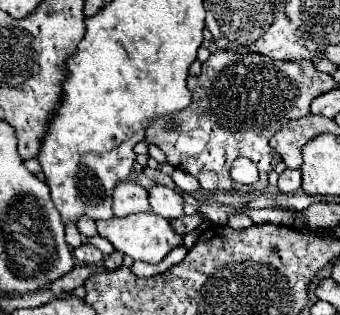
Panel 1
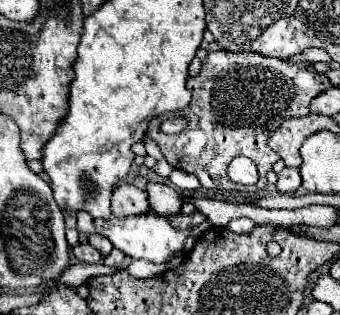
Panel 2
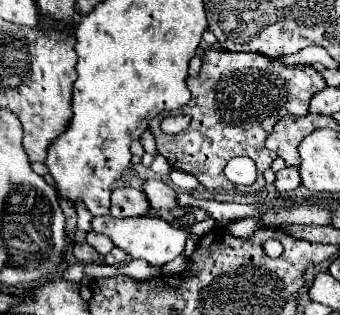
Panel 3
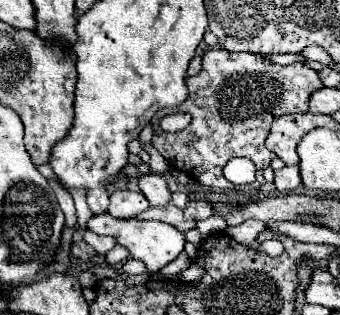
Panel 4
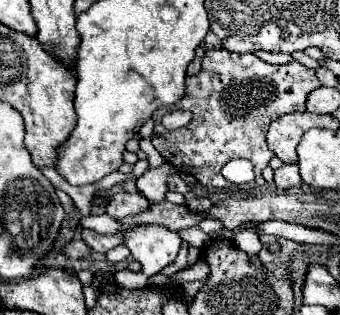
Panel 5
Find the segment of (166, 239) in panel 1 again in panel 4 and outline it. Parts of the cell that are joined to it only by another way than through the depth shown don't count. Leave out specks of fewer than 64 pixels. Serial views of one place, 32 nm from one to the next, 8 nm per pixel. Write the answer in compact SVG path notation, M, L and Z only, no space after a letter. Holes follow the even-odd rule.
M98 214L92 216L86 222L86 228L96 232L96 234L106 234L106 236L114 236L118 240L120 246L128 248L132 258L142 260L146 266L146 274L141 276L128 275L126 273L118 274L117 278L125 281L127 285L137 286L143 285L148 281L148 274L156 274L160 268L164 268L168 262L172 262L184 248L186 240L182 236L182 232L178 232L176 228L168 228L168 224L160 224L160 222L138 222L138 220L118 220L112 218L110 214ZM212 215L205 220L199 221L196 224L196 229L204 235L211 235L224 232L227 229L227 224L222 217Z

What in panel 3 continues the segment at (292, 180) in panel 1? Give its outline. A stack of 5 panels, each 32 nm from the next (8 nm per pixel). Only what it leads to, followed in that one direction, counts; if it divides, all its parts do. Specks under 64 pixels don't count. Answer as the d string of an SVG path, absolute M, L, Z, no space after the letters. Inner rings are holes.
M282 168L282 170L278 170L276 172L276 182L274 182L274 186L278 188L278 192L282 192L282 194L286 194L286 192L292 192L292 190L296 190L298 186L300 186L300 174L298 174L298 168Z

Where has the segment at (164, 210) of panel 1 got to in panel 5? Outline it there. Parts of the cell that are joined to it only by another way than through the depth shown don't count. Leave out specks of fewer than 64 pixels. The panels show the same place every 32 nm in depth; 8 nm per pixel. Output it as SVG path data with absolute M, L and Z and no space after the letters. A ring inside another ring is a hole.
M166 162L158 168L148 168L136 180L136 186L150 202L164 202L164 194L168 192L168 176L172 174L176 174L176 168Z

